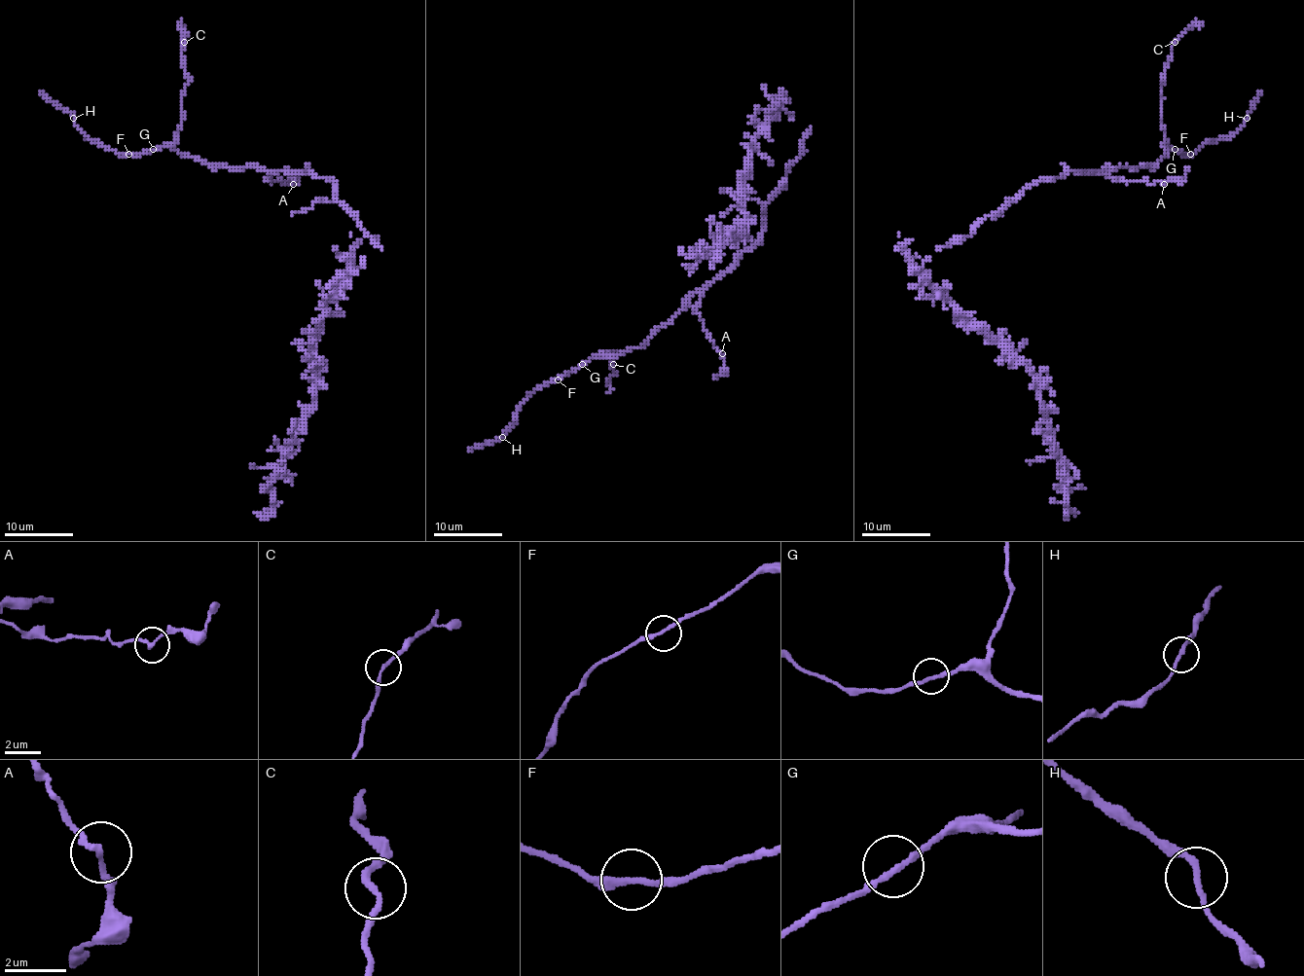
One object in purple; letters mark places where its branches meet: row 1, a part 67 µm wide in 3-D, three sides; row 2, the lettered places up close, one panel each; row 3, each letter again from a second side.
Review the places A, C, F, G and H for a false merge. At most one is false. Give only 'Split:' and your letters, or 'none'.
Split: none

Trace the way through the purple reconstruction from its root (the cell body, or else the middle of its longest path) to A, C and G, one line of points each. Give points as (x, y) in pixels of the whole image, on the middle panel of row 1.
A: (775, 193), (765, 207), (761, 236), (709, 284), (701, 297), (698, 307), (699, 317), (705, 331), (721, 353)
C: (775, 193), (765, 207), (761, 236), (640, 346), (605, 353), (616, 352), (613, 364)
G: (775, 193), (765, 207), (761, 236), (727, 271), (698, 290), (640, 346), (616, 355), (594, 355), (582, 364)

